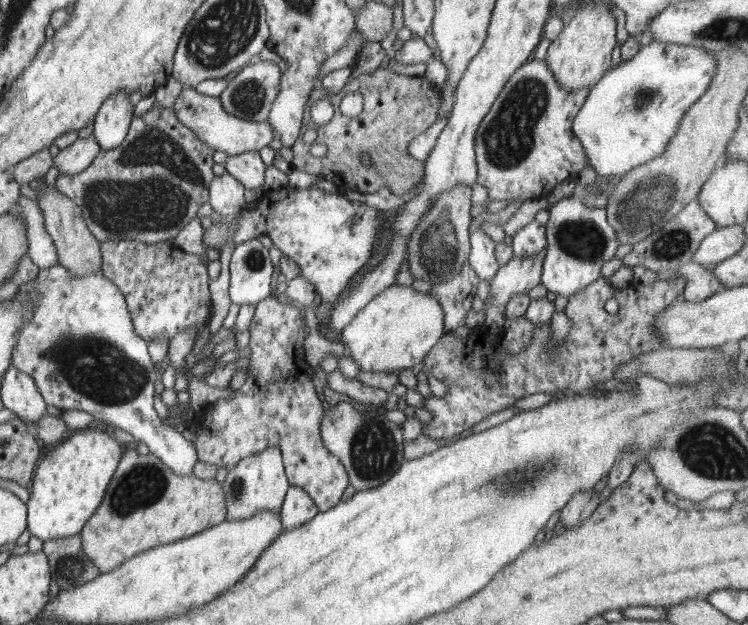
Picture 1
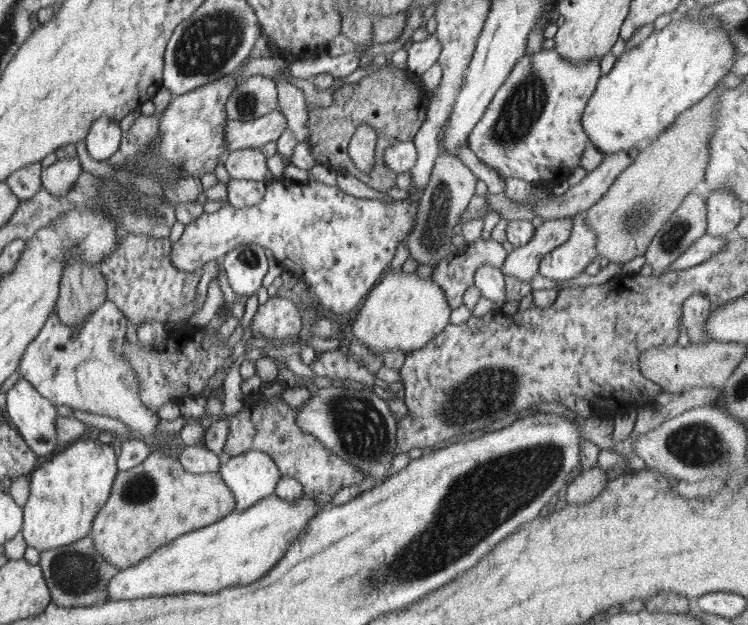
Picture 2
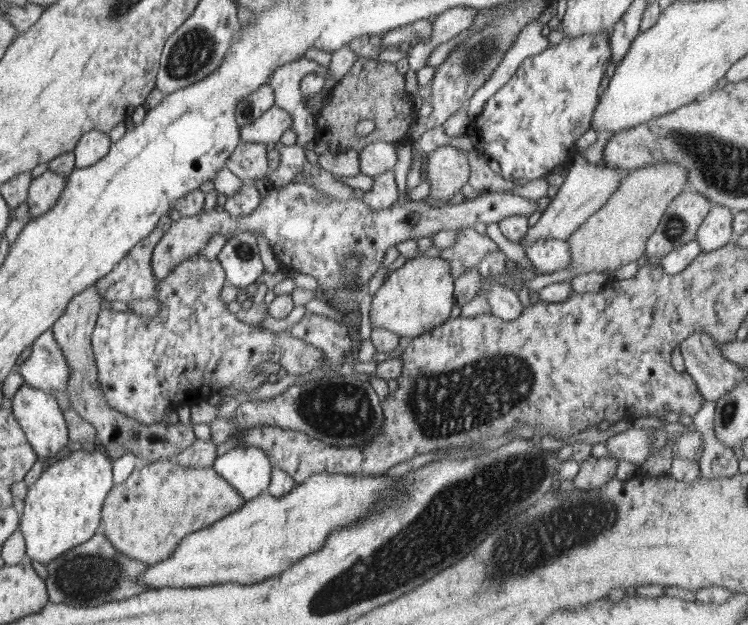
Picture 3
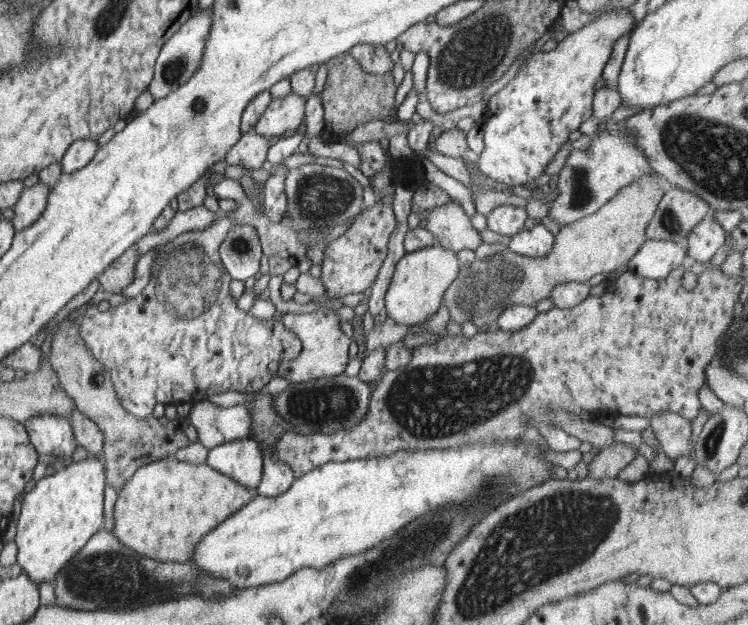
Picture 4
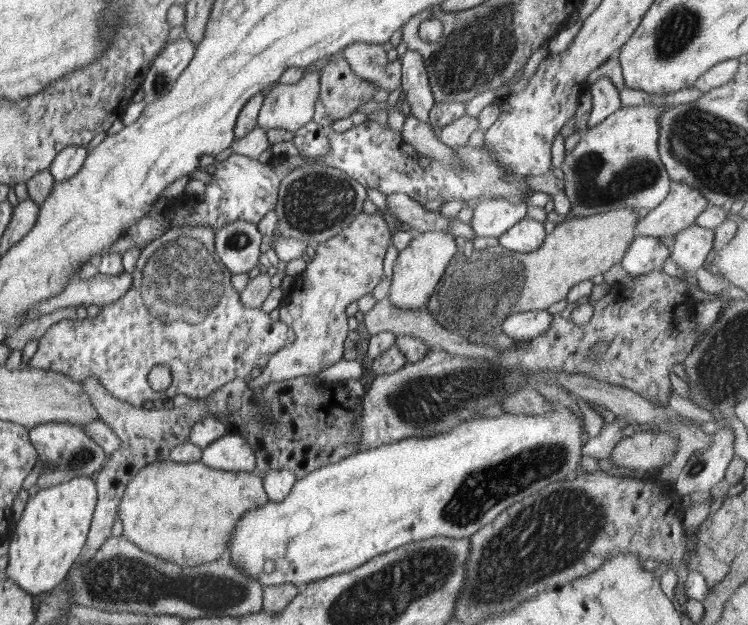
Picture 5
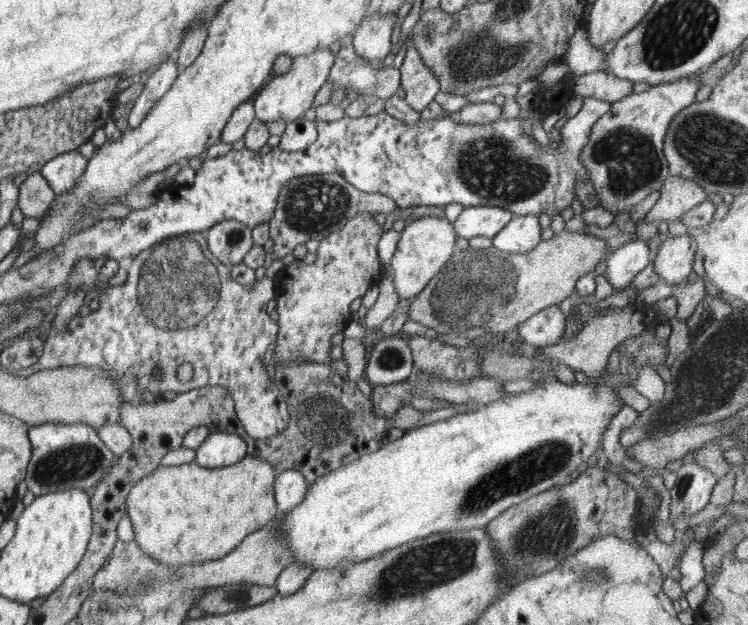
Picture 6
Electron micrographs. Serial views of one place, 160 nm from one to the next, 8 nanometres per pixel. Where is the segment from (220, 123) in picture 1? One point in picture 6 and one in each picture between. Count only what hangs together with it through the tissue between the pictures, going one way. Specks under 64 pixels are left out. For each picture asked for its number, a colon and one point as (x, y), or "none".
2: (256, 133)
3: (267, 129)
4: (286, 113)
5: (289, 106)
6: (289, 96)

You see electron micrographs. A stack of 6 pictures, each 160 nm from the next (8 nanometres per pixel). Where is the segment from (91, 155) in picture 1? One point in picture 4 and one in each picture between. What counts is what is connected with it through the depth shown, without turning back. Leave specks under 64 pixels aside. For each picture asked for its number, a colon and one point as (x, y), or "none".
2: (58, 178)
3: (44, 190)
4: (31, 205)

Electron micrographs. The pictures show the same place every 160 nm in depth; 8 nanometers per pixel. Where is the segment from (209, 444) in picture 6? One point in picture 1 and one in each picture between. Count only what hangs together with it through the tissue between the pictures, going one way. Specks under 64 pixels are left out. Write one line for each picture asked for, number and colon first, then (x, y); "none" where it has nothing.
1: (258, 482)
2: (251, 476)
3: (247, 468)
4: (241, 459)
5: (232, 452)

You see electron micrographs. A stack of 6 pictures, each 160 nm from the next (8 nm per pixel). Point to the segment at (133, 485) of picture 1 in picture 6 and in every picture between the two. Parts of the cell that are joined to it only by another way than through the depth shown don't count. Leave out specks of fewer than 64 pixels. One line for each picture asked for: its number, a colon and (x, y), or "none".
2: (151, 504)
3: (145, 517)
4: (165, 508)
5: (169, 509)
6: (186, 514)

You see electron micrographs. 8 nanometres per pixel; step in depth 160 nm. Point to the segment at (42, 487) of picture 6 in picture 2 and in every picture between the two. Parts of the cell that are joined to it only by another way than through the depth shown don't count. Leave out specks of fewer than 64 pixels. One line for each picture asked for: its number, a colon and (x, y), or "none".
2: (34, 416)
3: (38, 413)
4: (52, 435)
5: (67, 452)

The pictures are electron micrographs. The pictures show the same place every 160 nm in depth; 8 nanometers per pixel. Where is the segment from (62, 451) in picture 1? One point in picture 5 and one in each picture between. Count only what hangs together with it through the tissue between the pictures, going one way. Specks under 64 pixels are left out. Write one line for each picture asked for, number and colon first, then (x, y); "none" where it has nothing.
2: (65, 494)
3: (62, 509)
4: (58, 517)
5: (48, 539)

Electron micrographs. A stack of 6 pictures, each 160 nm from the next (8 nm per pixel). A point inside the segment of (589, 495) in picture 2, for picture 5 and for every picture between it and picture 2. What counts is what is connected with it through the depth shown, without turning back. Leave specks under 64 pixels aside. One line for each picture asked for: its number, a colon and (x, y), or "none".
3: (593, 473)
4: (609, 461)
5: (644, 450)

